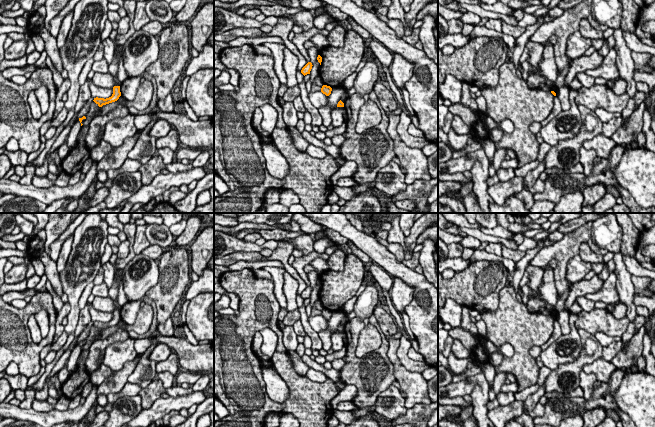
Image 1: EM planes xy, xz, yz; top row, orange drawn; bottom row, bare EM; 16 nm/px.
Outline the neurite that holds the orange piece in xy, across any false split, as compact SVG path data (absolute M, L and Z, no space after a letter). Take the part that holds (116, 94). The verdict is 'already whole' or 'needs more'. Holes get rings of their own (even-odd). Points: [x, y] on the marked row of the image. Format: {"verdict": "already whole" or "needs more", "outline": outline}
{"verdict": "already whole", "outline": "M114 86L113 87L113 94L111 97L109 98L94 98L94 102L99 106L102 107L103 105L115 102L119 99L119 97L121 96L121 92L120 92L120 86Z"}

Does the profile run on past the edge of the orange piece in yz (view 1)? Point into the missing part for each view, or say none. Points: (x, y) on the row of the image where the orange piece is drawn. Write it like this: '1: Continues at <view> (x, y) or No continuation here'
1: No continuation here

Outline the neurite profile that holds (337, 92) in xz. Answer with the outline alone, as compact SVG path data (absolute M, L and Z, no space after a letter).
M341 87L332 88L331 94L327 96L327 104L318 109L322 117L322 125L328 127L331 125L332 118L331 112L334 107L337 107L338 102L341 100L343 95L347 94L346 91Z

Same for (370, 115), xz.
M369 99L365 102L359 111L358 122L356 124L356 132L362 133L378 125L382 120L382 114L377 104Z

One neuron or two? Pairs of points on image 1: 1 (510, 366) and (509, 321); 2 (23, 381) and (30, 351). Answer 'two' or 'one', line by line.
1: one
2: two

